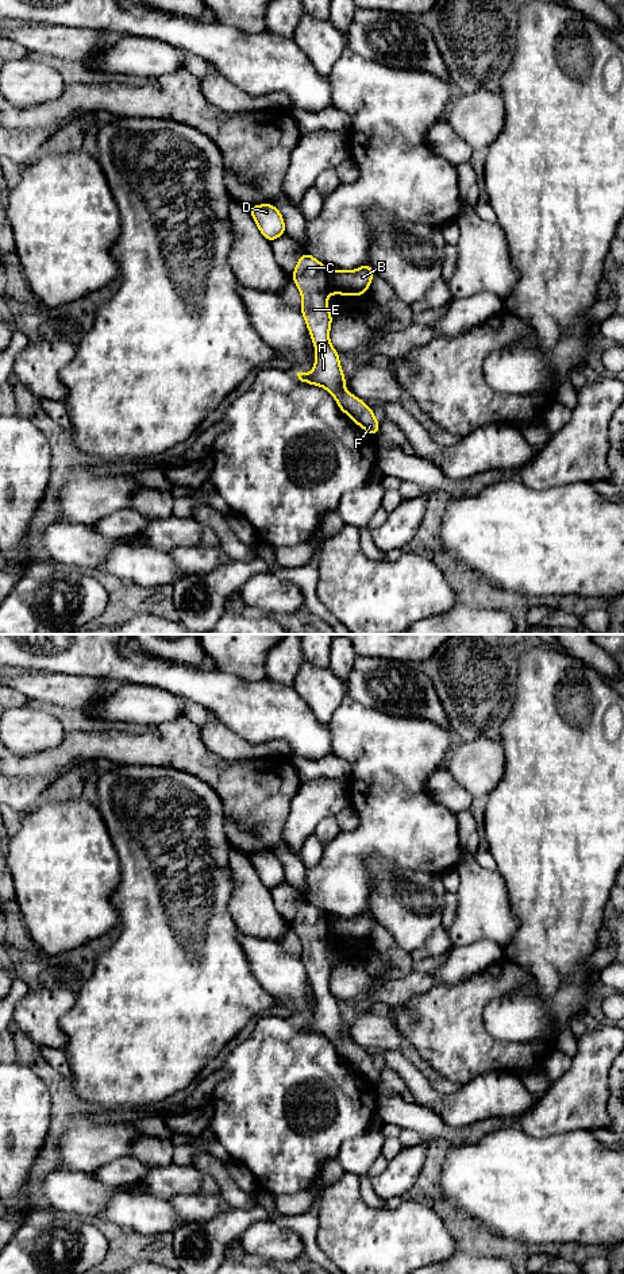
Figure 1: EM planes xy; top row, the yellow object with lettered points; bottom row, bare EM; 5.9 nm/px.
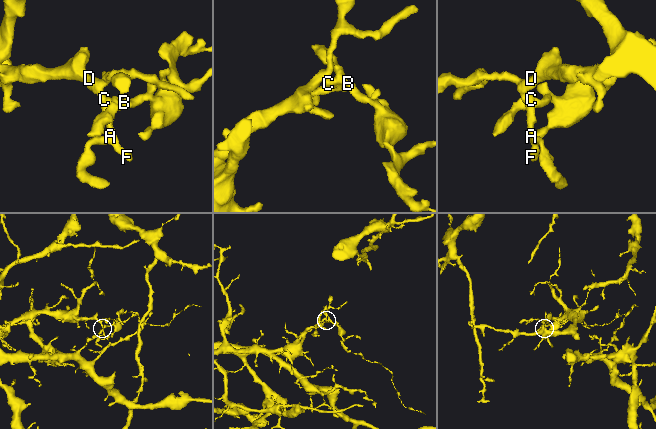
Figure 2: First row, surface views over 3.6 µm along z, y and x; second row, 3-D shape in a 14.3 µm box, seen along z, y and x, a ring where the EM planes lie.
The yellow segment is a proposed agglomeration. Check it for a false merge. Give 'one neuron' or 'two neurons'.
two neurons

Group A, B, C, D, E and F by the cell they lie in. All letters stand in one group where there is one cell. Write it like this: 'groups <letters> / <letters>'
groups A C D E F / B

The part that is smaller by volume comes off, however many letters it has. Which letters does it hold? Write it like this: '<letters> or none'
B

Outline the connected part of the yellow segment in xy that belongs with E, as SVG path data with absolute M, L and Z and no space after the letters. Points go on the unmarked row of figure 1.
M303 900L292 927L301 941L303 953L300 960L305 966L316 997L312 1020L297 1020L298 1027L304 1031L324 1035L334 1043L339 1057L355 1072L370 1082L377 1082L380 1070L374 1065L374 1058L344 1038L346 1026L340 1016L339 1000L330 991L332 962L327 954L327 946L331 942L327 916L311 902Z

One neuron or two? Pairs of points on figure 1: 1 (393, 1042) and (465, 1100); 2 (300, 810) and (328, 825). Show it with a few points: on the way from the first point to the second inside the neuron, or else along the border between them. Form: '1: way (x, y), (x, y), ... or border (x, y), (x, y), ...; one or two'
1: border (366, 1049), (397, 1051); two
2: border (334, 815), (327, 815), (314, 832); two

